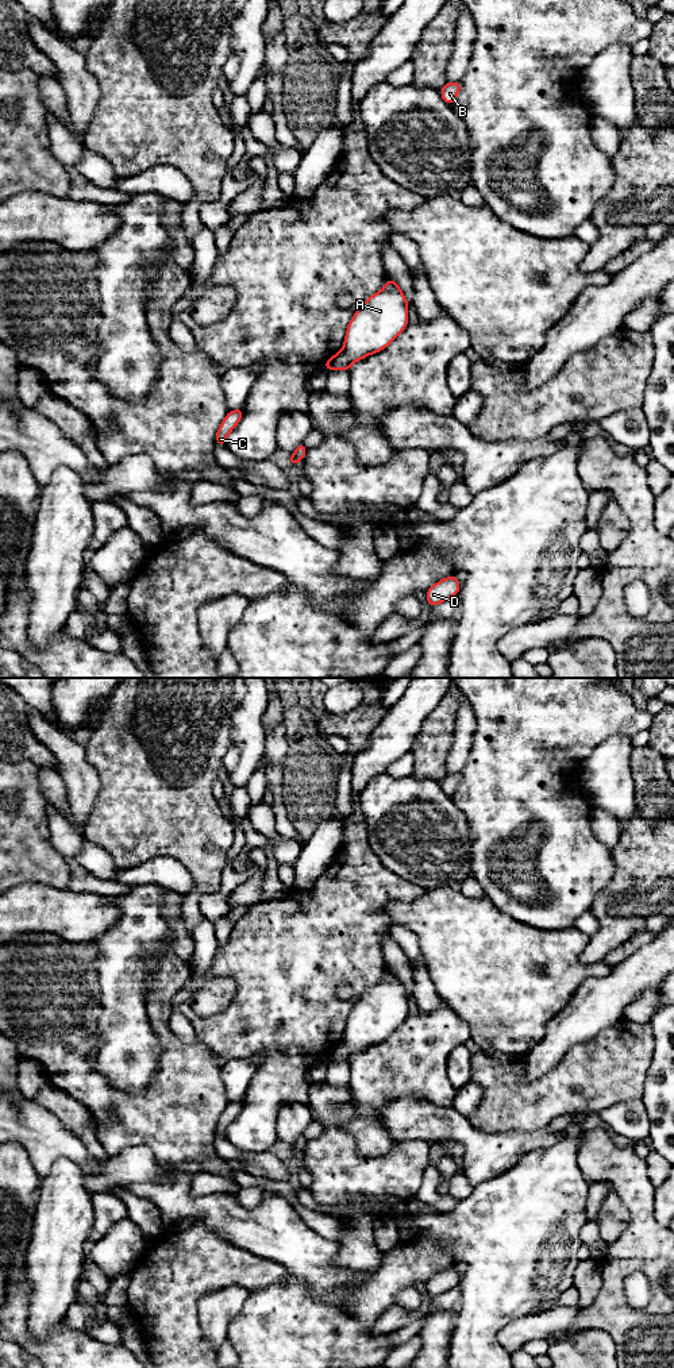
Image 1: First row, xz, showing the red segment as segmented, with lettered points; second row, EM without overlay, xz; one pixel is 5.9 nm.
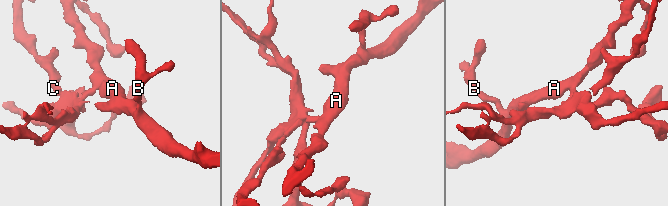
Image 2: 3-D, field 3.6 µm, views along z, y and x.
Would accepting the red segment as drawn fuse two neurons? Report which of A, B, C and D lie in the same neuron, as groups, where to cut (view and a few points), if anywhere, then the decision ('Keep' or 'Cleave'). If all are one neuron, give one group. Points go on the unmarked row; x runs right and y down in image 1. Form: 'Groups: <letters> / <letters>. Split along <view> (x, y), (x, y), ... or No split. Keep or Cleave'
Groups: A B / C D. Split along xz (335, 1047), (328, 1060). Cleave

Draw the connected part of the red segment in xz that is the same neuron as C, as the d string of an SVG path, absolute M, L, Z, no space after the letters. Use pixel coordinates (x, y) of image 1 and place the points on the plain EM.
M243 1099L230 1102L224 1111L222 1113L217 1124L216 1124L216 1136L226 1137L226 1129L230 1124L238 1117L243 1106Z

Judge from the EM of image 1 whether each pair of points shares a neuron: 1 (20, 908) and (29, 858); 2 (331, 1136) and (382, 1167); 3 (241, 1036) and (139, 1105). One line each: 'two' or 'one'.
1: two
2: one
3: two

